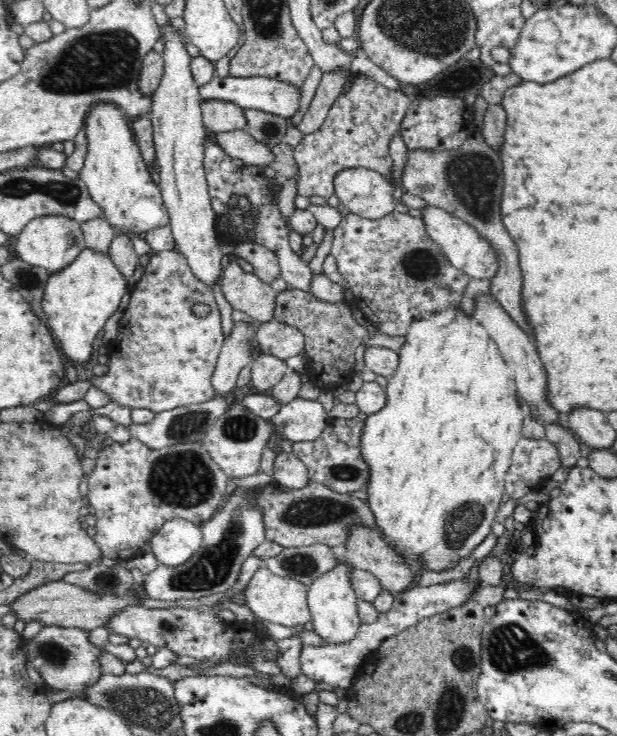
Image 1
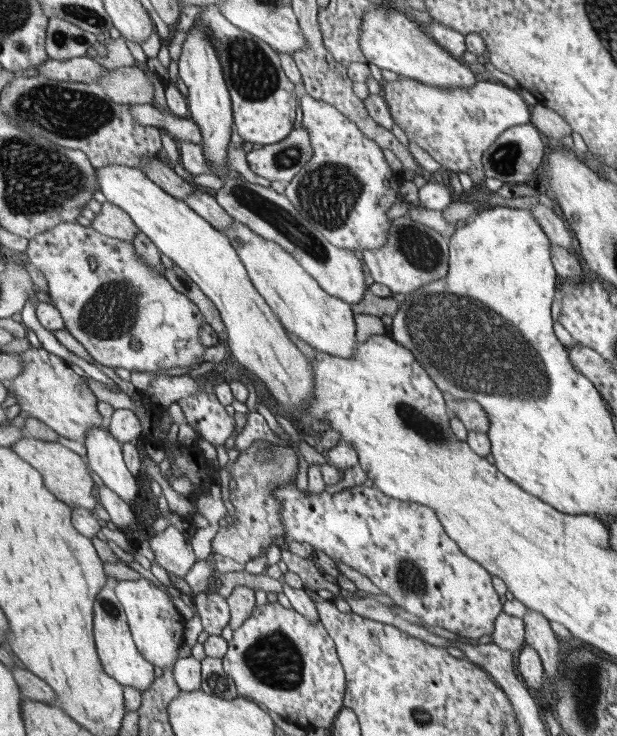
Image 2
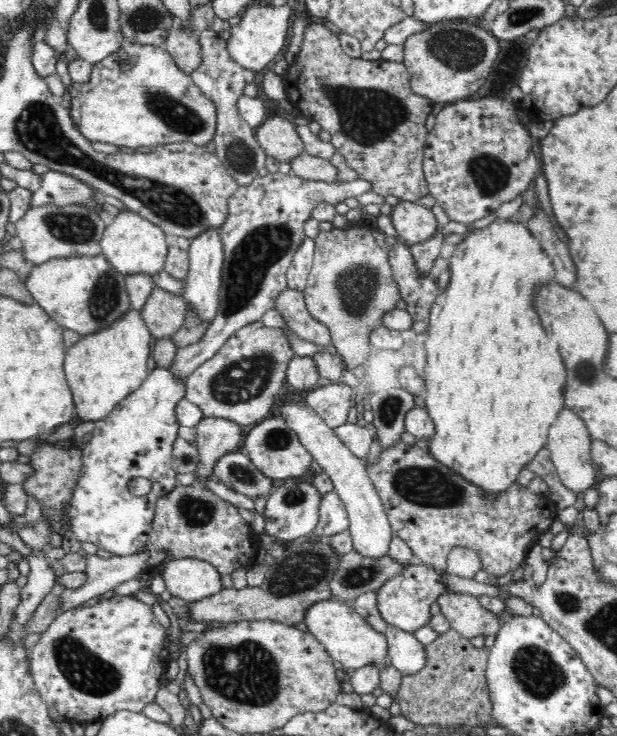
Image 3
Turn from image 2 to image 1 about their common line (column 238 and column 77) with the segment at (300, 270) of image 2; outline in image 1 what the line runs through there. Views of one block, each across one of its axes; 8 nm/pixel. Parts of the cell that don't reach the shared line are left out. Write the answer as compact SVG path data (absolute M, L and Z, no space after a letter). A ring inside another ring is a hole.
M48 213L32 217L23 226L22 232L12 240L11 247L17 252L20 260L28 263L30 267L50 274L50 272L58 272L60 268L74 261L75 254L85 243L80 222L62 213Z

